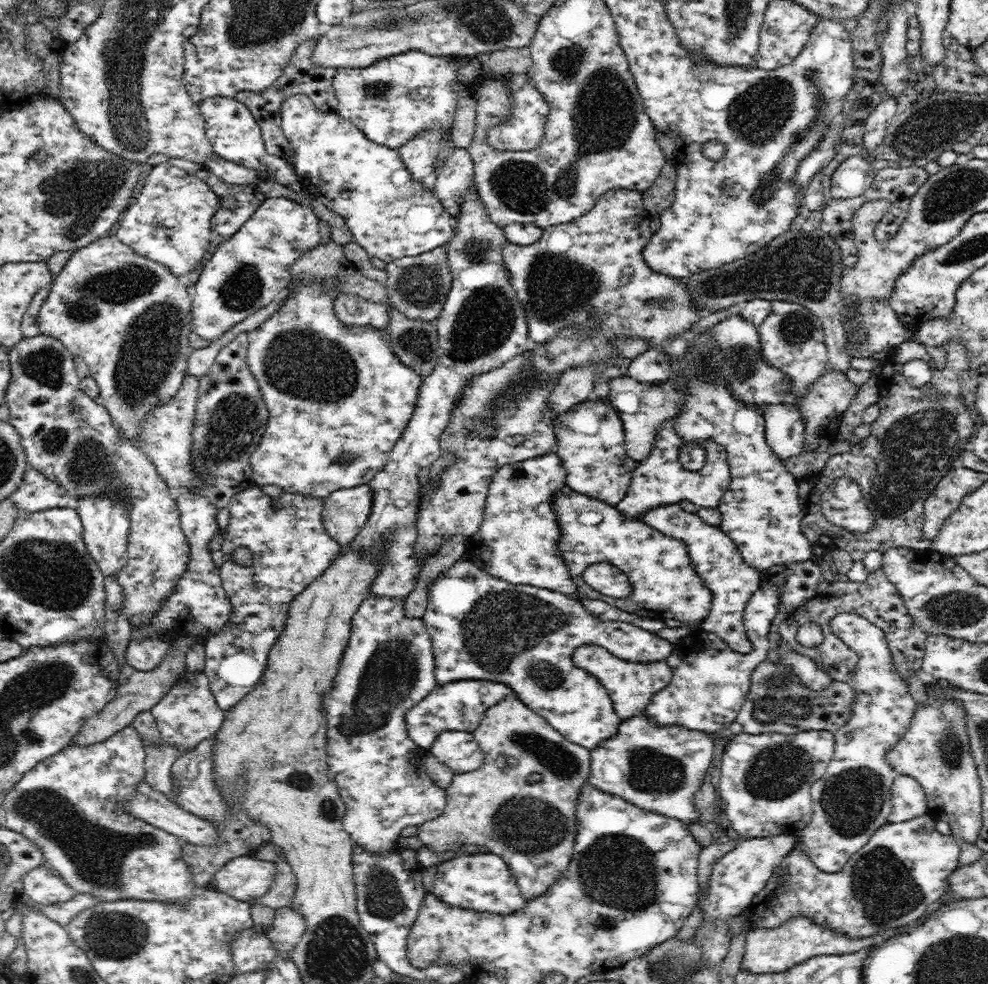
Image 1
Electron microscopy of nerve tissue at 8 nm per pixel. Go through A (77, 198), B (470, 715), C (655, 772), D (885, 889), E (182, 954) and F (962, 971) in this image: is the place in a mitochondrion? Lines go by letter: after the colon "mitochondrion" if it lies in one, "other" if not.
A: mitochondrion
B: other
C: mitochondrion
D: mitochondrion
E: other
F: mitochondrion

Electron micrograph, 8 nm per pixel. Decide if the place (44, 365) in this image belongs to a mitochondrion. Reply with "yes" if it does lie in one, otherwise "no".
yes

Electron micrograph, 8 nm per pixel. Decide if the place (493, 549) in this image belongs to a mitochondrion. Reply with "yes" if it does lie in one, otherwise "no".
no

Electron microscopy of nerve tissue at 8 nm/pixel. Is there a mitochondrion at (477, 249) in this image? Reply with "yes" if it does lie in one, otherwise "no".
yes

